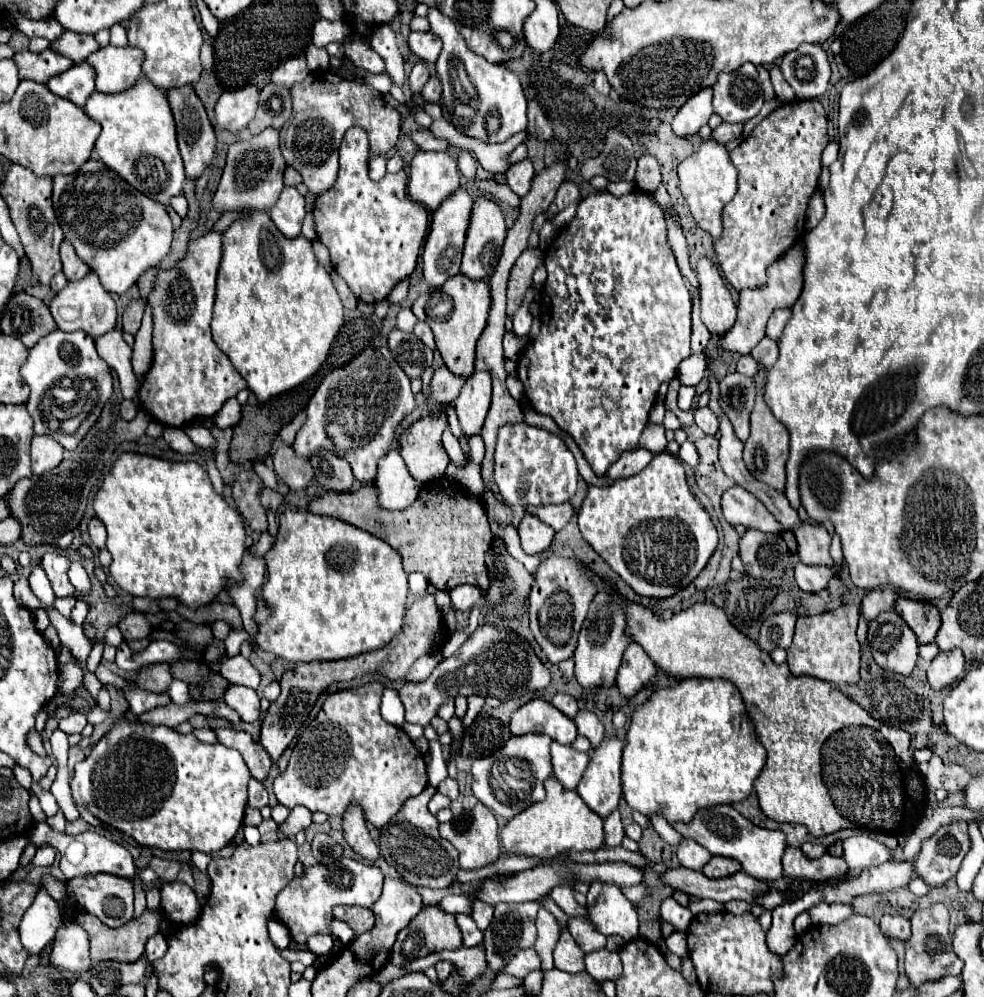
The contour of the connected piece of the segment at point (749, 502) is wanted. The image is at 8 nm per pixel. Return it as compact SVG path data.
M735 484L723 494L721 508L729 524L743 524L745 528L757 528L769 534L785 532L785 528L773 518L773 514L739 484Z

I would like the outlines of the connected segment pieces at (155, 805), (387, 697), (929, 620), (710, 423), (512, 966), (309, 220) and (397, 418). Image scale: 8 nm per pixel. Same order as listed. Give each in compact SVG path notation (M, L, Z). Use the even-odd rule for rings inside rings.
M119 718L91 754L75 766L71 792L75 802L87 808L95 818L125 832L141 846L211 854L231 844L239 832L247 806L249 778L249 768L237 750L223 744L199 742L195 736L177 734L167 726L133 724L127 718Z
M387 688L381 696L381 716L385 722L391 722L393 726L401 728L405 722L405 710L401 704L401 698L397 694L397 690Z
M897 598L895 612L909 624L909 628L917 634L919 642L927 644L935 640L935 634L941 624L941 616L939 616L939 610L931 602Z
M703 406L703 408L695 410L695 424L705 434L717 434L717 430L719 430L719 418L717 418L717 414L709 406Z
M533 948L529 950L521 950L505 968L507 974L513 974L513 976L527 976L531 970L539 970L541 968L541 958L537 956L537 952Z
M311 212L307 213L303 220L301 234L309 240L317 238L315 220Z
M365 348L343 368L329 372L307 406L307 420L297 432L293 448L309 458L317 448L327 448L351 464L359 482L373 482L377 462L383 458L393 440L399 422L415 408L407 374L399 368L389 348Z

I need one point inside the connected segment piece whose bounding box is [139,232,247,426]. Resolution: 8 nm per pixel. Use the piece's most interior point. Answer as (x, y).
(190, 377)

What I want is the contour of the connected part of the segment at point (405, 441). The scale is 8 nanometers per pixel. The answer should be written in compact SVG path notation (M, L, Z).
M441 408L439 416L423 416L397 436L401 456L417 482L431 482L447 470L449 456L441 442L447 424L447 412Z

